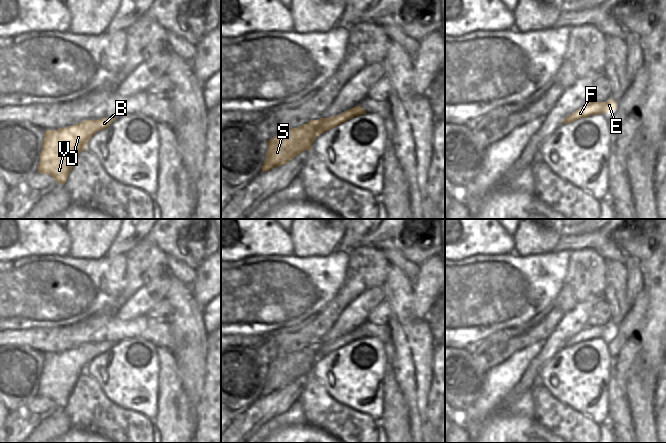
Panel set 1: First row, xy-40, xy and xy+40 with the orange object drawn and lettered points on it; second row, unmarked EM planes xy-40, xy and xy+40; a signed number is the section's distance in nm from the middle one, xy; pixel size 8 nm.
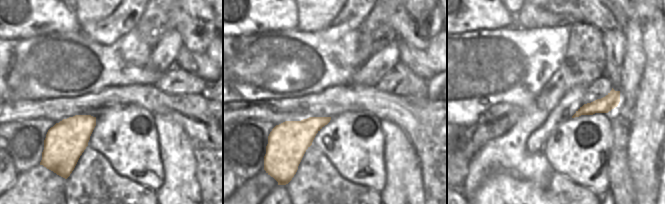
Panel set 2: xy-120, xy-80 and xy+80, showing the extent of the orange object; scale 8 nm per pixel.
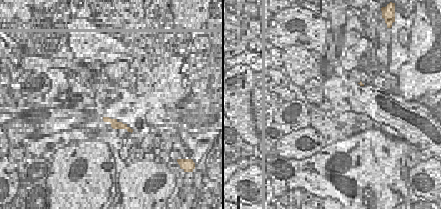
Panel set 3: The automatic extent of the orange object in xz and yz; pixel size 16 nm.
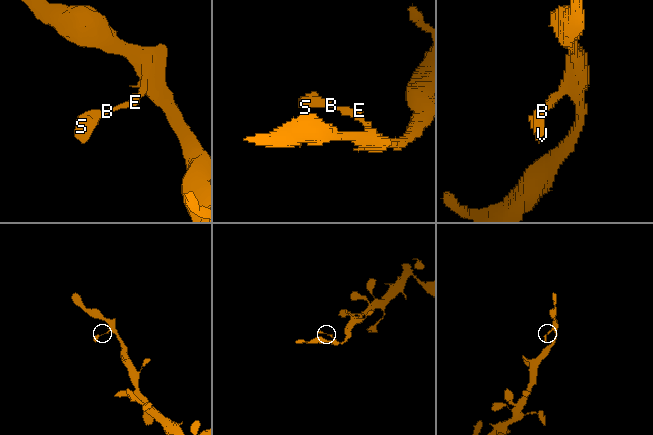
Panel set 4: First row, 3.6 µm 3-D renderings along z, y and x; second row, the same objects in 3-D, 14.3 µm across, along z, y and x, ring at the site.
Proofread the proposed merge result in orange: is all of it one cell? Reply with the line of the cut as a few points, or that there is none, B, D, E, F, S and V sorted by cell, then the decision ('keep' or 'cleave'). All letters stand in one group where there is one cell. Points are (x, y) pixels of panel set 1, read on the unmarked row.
no cut; B D E F S V; keep

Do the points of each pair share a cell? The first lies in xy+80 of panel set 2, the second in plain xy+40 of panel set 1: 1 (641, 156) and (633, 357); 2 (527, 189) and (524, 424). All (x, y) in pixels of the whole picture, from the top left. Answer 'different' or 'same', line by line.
1: different
2: same

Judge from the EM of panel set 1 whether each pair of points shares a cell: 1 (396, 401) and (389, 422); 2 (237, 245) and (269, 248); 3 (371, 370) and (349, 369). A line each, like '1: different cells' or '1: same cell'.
1: same cell
2: same cell
3: same cell

